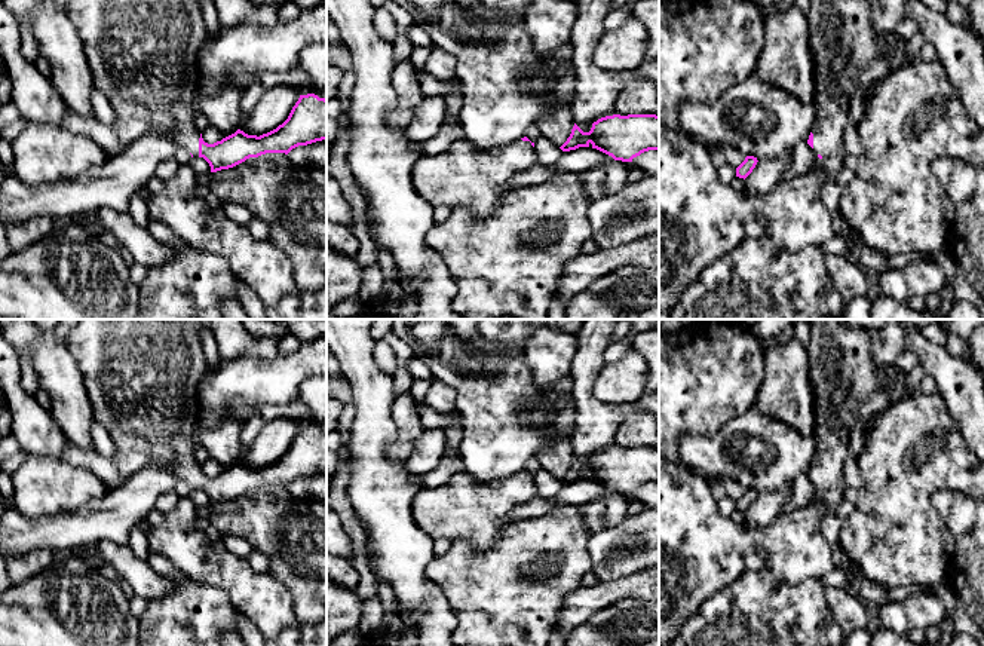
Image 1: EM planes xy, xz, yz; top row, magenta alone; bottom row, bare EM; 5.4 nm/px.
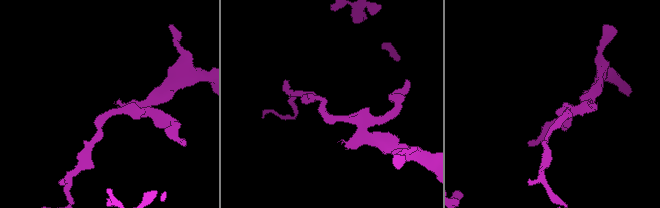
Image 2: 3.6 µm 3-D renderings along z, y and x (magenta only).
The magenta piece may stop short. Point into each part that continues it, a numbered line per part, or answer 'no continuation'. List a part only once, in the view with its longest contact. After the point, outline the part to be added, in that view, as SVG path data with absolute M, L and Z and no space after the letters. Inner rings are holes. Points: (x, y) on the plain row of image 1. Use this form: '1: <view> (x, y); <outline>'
1: xy (143, 376); M83 319L71 330L65 346L83 373L95 420L107 429L116 446L114 462L123 481L148 463L172 463L178 480L199 490L196 417L199 383L208 368L199 340L200 328L199 319Z

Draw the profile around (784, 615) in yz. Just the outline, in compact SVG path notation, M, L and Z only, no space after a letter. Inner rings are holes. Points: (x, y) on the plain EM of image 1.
M747 570L705 600L671 646L844 646L844 640L821 581L791 585L772 570Z

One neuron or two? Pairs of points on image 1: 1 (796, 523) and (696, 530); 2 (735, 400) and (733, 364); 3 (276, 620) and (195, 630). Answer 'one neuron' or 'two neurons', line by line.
1: one neuron
2: one neuron
3: two neurons

